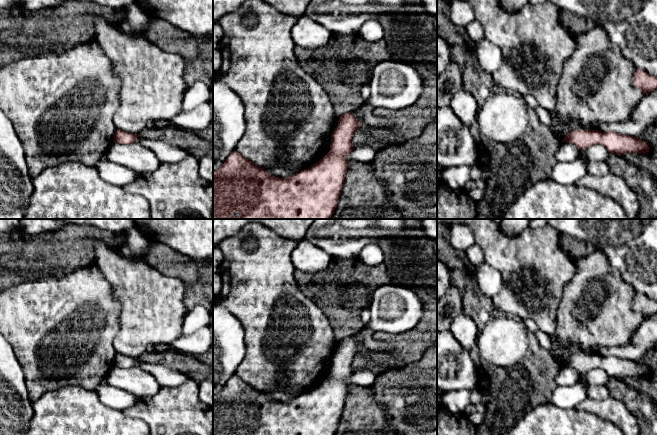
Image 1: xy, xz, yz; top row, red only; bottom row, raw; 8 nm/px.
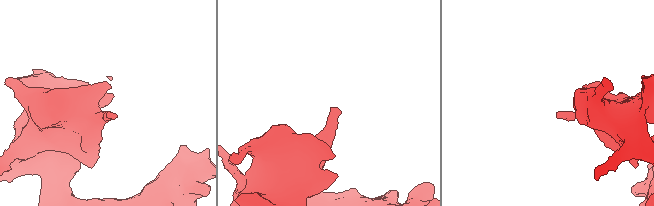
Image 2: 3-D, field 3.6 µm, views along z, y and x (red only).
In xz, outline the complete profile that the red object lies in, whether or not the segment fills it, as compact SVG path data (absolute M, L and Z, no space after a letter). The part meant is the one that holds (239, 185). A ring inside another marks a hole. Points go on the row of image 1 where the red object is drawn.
M352 112L342 114L331 135L330 151L309 169L301 170L288 178L271 176L234 150L222 166L213 171L213 219L331 219L348 168L346 156L353 150L352 138L360 125Z

